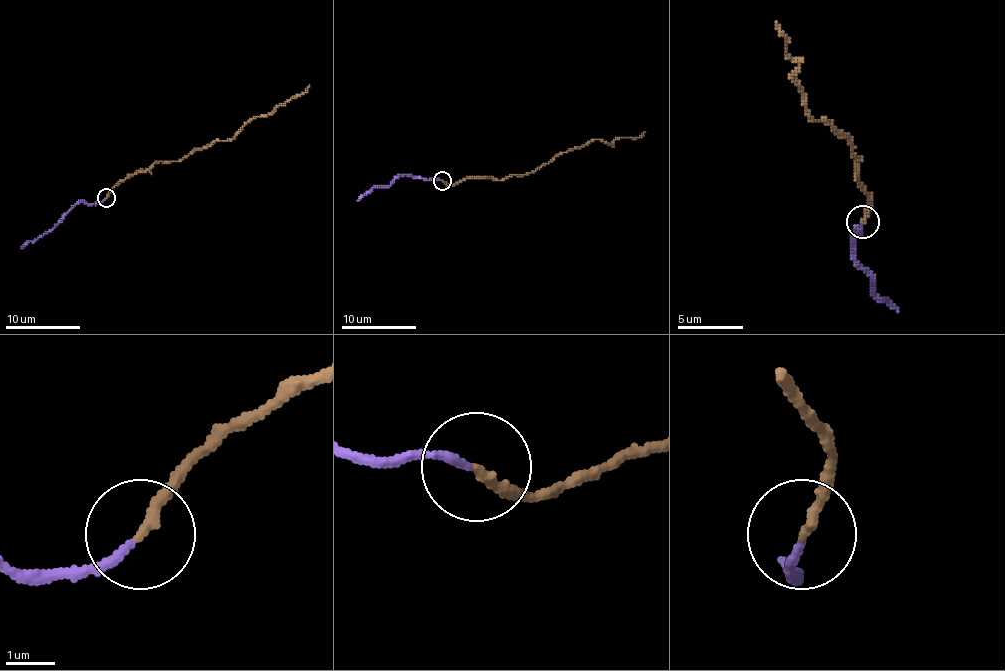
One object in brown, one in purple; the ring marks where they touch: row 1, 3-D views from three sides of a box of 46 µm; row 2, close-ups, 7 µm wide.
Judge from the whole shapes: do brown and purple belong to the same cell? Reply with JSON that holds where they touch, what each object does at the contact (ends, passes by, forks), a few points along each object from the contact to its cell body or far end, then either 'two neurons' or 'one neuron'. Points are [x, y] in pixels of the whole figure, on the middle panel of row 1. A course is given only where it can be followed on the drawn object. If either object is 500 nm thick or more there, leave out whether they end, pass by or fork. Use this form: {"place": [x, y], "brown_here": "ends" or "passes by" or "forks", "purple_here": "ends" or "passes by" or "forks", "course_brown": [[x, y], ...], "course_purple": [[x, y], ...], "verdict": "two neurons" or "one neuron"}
{"place": [442, 180], "brown_here": "ends", "purple_here": "ends", "course_brown": [[443, 180], [452, 184], [467, 178], [504, 180], [535, 171], [593, 139], [610, 145], [615, 139], [645, 132]], "course_purple": [[441, 180], [400, 174], [389, 186], [376, 186], [357, 200]], "verdict": "two neurons"}

